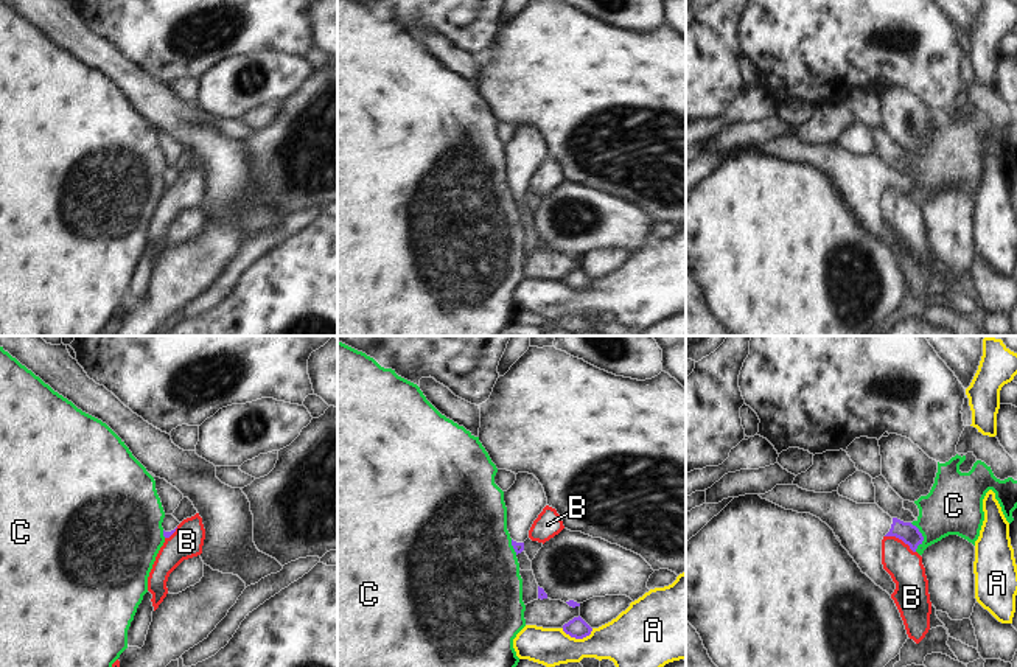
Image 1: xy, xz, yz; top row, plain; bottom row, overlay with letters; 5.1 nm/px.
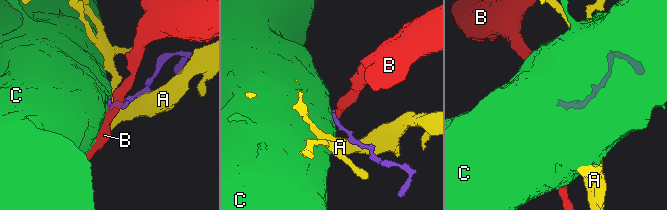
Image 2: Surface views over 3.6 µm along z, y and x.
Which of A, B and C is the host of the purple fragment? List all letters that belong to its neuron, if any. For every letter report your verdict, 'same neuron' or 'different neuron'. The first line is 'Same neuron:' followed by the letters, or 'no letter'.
Same neuron: no letter
A: different neuron
B: different neuron
C: different neuron

